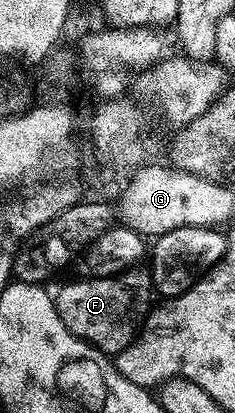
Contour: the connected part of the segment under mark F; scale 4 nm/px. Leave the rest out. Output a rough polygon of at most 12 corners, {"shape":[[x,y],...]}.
{"shape":[[142,269],[56,291],[69,331],[113,357],[134,340]]}

